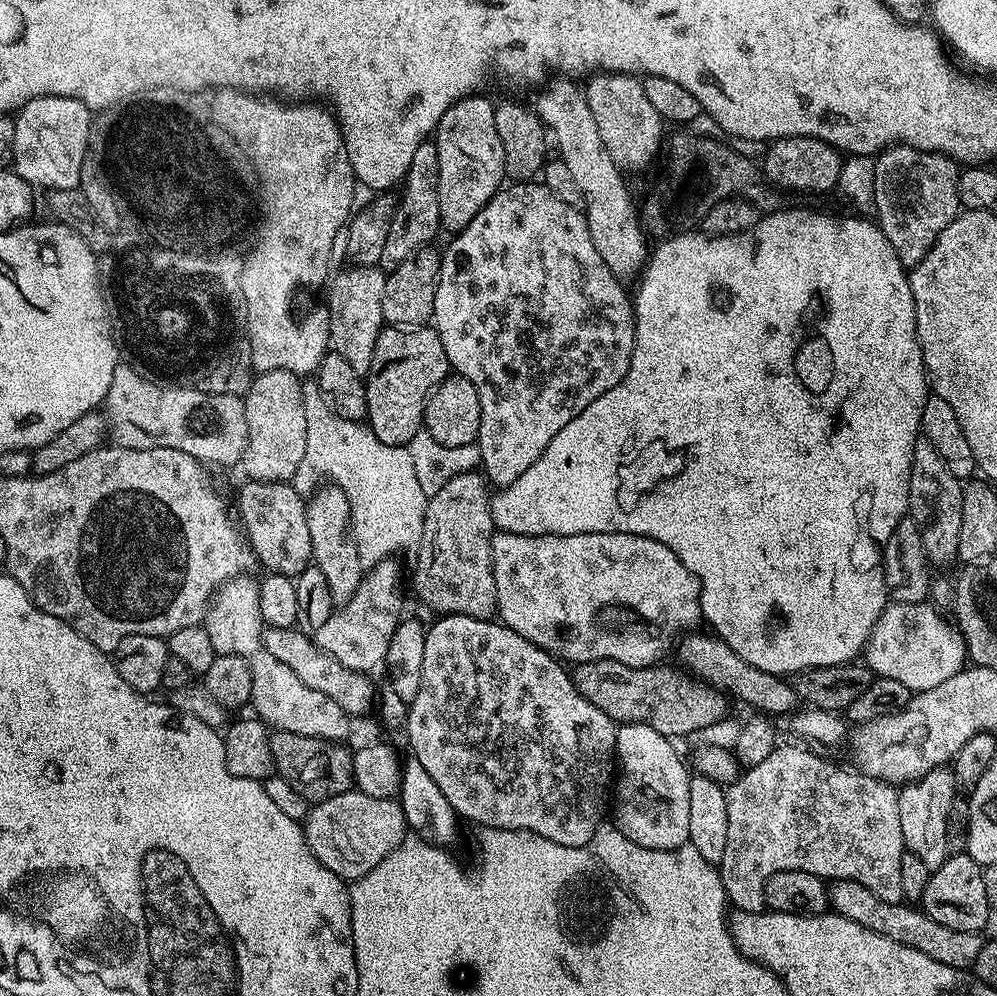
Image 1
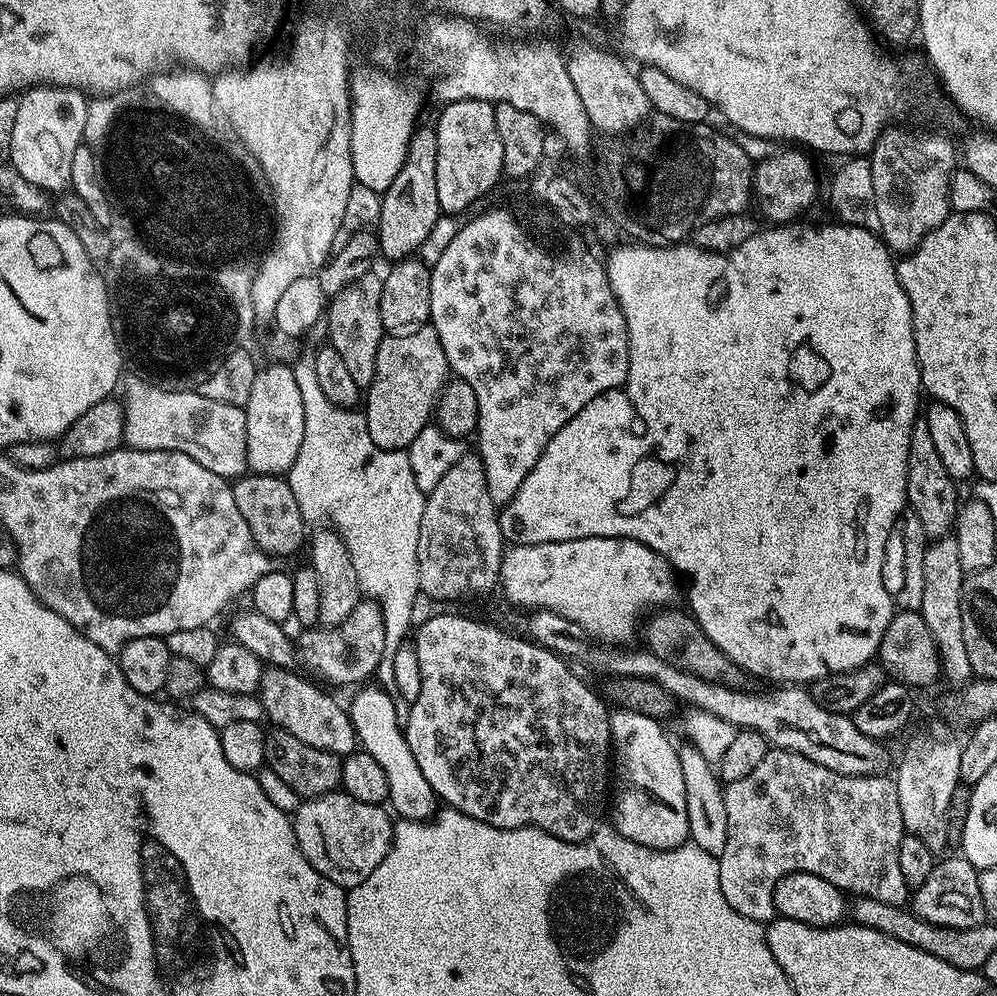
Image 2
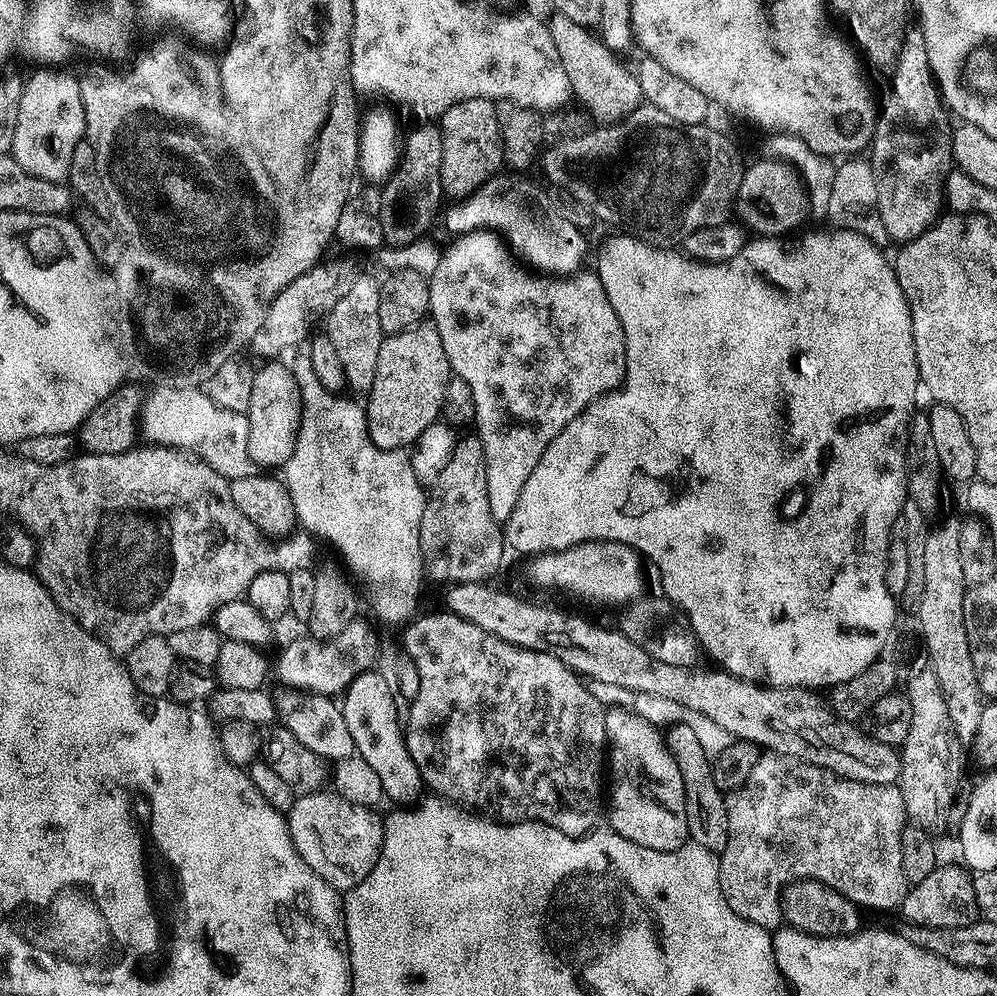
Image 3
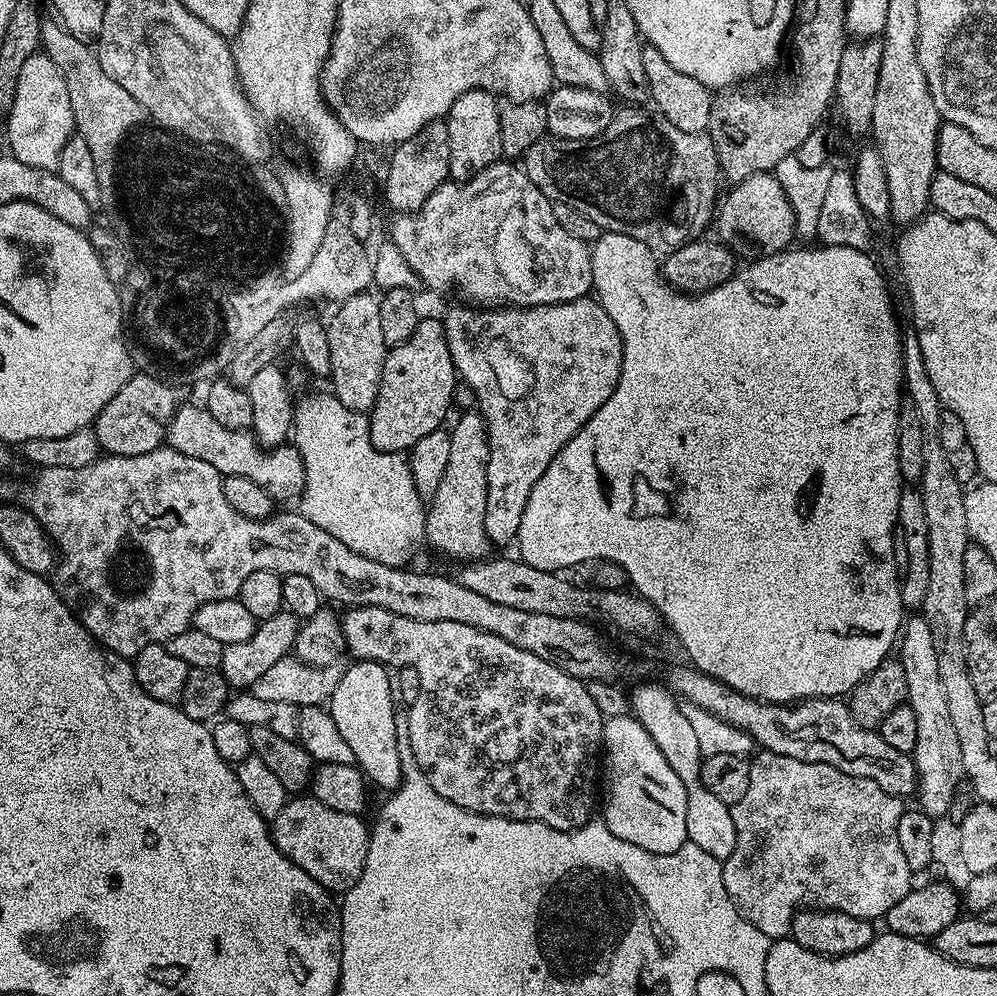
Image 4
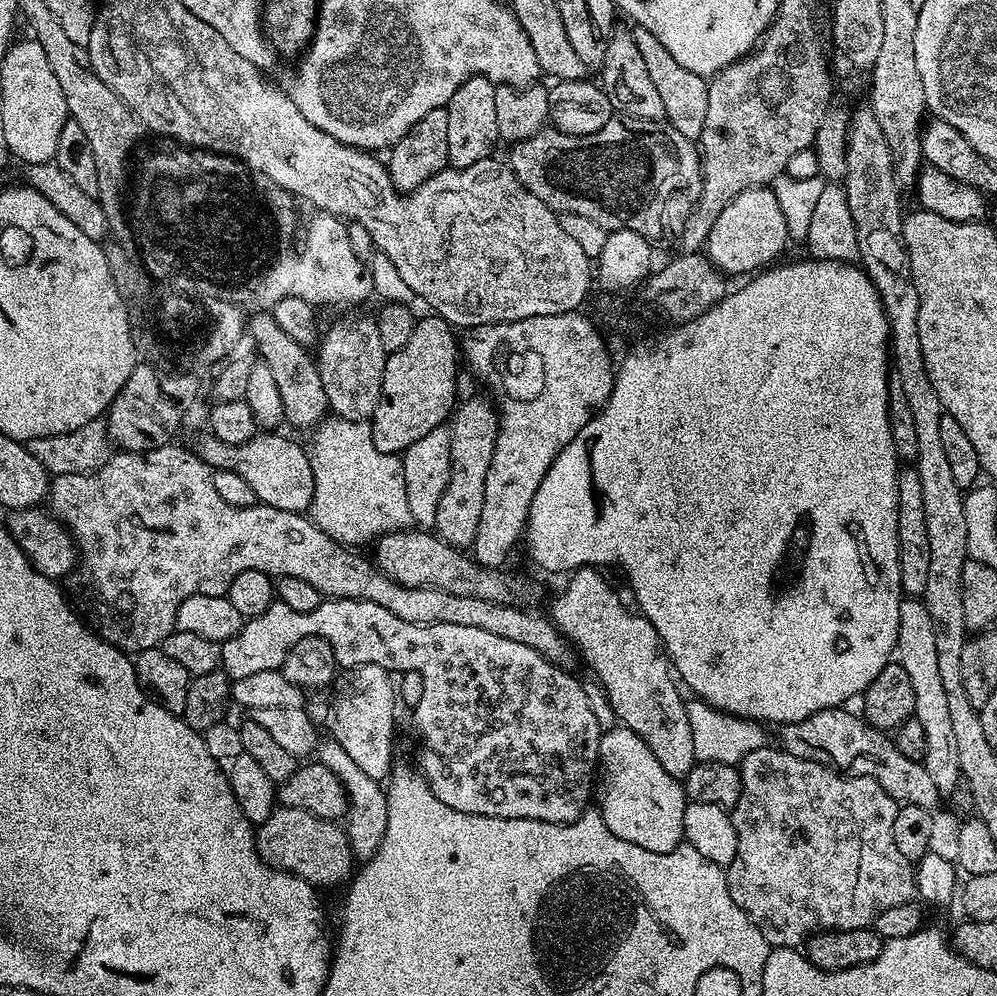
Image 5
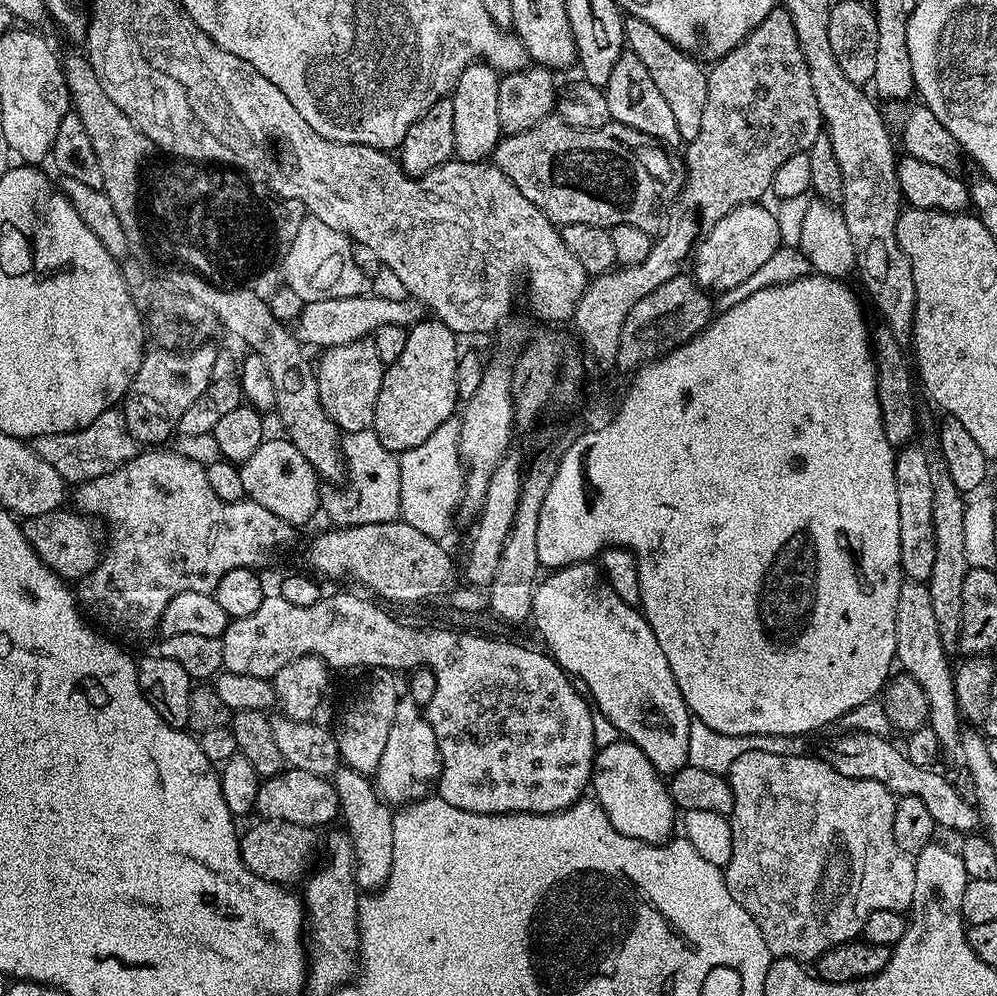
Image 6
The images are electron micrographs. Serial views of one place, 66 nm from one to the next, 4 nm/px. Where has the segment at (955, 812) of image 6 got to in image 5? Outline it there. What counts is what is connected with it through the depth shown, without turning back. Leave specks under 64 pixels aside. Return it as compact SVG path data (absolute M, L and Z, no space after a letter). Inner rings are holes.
M843 707L827 708L821 712L810 714L810 718L806 718L802 722L783 725L779 729L779 747L803 760L824 764L827 768L832 768L845 776L874 778L878 782L878 786L882 786L882 790L886 790L886 794L890 794L890 798L896 800L897 805L917 804L929 810L936 810L939 804L941 807L942 794L938 790L938 786L934 786L930 774L925 770L921 761L906 758L902 754L902 750L898 750L895 739L887 731L873 728L871 724L861 719L857 713L856 717L854 713L844 711L848 710Z

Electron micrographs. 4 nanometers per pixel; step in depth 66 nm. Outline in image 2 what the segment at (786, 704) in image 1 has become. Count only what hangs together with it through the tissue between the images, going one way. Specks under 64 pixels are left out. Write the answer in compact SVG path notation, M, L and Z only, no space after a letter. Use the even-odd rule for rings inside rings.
M661 607L649 615L652 617L645 624L643 621L642 636L644 632L644 640L648 643L645 644L647 651L653 652L655 656L662 658L668 664L678 666L690 674L698 674L700 678L716 680L719 684L728 684L732 688L744 688L746 673L737 664L730 662L730 658L726 658L726 654L722 654L722 650L718 650L706 638L706 634L698 626L696 619L687 611L670 611L672 610L669 607Z

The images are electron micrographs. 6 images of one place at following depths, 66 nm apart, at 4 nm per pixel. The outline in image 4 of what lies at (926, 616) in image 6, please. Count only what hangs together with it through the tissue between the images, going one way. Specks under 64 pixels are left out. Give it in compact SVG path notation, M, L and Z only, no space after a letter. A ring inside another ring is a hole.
M912 614L905 619L898 636L898 659L902 670L906 670L906 703L914 710L918 722L918 742L910 753L916 767L916 783L919 811L933 818L947 817L950 798L957 784L964 779L962 770L962 749L958 746L958 737L950 722L950 713L946 707L946 693L942 690L942 681L938 674L938 654L934 651L934 638L930 634L930 622L923 614Z

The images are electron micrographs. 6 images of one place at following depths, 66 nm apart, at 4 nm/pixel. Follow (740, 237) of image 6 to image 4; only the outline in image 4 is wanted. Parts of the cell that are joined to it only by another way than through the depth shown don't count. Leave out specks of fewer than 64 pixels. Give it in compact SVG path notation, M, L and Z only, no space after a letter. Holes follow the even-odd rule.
M759 172L733 183L729 188L732 189L729 192L727 189L718 208L718 236L721 241L730 242L728 240L735 236L744 235L746 239L753 240L764 254L785 251L793 243L791 240L796 236L794 210L787 200L786 191L772 172Z

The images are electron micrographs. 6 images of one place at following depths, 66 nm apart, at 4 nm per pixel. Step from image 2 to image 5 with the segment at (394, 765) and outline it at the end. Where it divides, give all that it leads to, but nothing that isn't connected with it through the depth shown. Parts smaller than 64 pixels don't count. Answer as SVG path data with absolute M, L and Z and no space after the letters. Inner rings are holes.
M358 666L341 671L334 681L335 688L336 701L328 708L331 739L340 744L346 754L350 754L362 774L381 782L387 781L394 768L392 711L398 708L398 692L393 677L382 666Z

